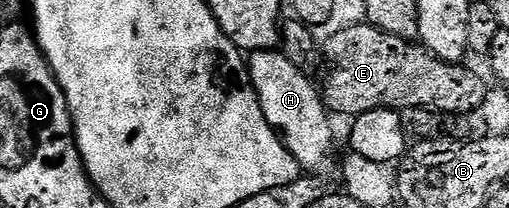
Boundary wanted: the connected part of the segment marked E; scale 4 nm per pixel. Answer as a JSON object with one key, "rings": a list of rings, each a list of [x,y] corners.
{"rings":[[[366,23],[347,25],[337,30],[328,39],[327,45],[325,41],[321,53],[325,58],[325,73],[327,69],[323,85],[321,81],[321,96],[332,114],[344,113],[347,119],[357,118],[374,109],[434,109],[440,114],[471,115],[480,108],[489,90],[473,70],[466,69],[466,64],[442,61],[422,44],[397,39],[397,35],[389,35]]]}

